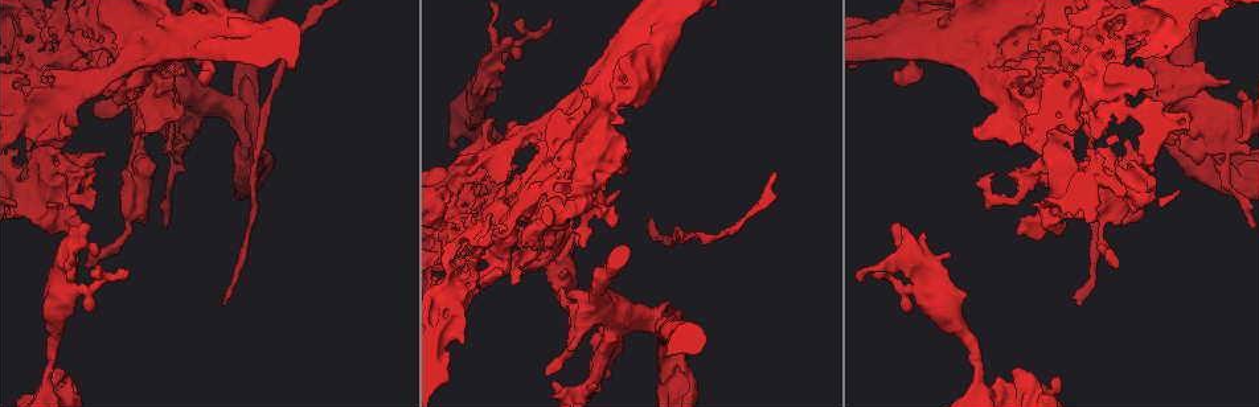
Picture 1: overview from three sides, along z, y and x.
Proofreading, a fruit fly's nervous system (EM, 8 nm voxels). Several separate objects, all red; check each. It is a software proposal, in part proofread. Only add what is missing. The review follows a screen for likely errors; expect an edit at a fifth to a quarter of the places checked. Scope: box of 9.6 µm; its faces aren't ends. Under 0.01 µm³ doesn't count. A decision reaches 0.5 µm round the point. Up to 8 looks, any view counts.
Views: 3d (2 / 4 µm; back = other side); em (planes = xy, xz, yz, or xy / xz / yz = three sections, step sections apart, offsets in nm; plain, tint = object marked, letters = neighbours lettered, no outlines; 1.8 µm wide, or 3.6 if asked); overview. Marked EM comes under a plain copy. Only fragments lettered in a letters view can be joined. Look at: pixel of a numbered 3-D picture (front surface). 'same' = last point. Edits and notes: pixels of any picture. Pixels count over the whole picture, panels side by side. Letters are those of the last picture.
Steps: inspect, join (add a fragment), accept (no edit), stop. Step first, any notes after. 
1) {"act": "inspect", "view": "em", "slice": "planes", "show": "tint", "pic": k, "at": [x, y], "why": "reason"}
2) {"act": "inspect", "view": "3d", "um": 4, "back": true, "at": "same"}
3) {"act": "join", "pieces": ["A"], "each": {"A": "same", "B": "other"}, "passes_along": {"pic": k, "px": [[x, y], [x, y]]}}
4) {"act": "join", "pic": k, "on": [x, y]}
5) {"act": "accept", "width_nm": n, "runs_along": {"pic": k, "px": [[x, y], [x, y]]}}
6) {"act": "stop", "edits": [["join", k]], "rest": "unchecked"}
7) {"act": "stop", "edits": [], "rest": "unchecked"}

{"act": "inspect", "view": "em", "slice": "xy", "step": 16, "show": "tint", "pic": 1, "at": [42, 120], "why": "sharp bend"}

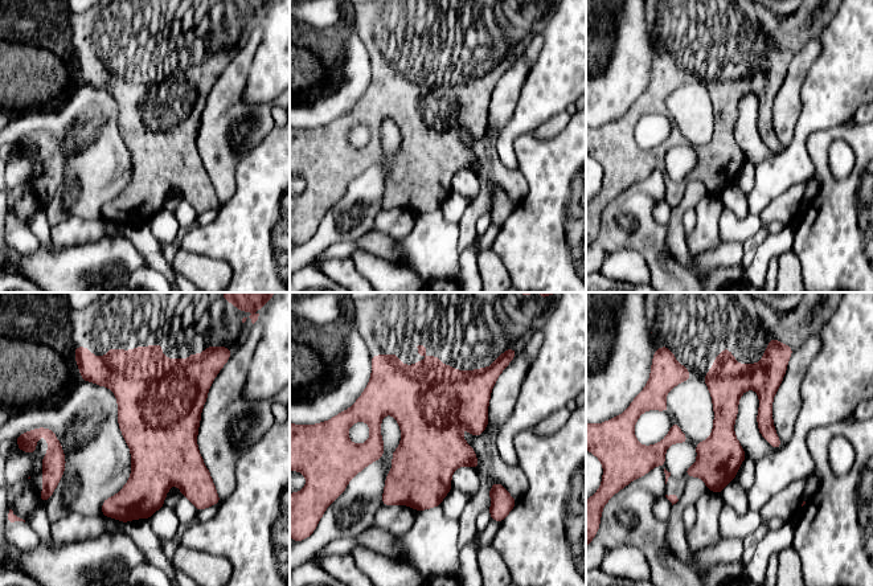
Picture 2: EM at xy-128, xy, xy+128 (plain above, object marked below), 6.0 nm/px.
{"act": "inspect", "view": "em", "slice": "xy", "step": 16, "show": "letters", "at": "same"}

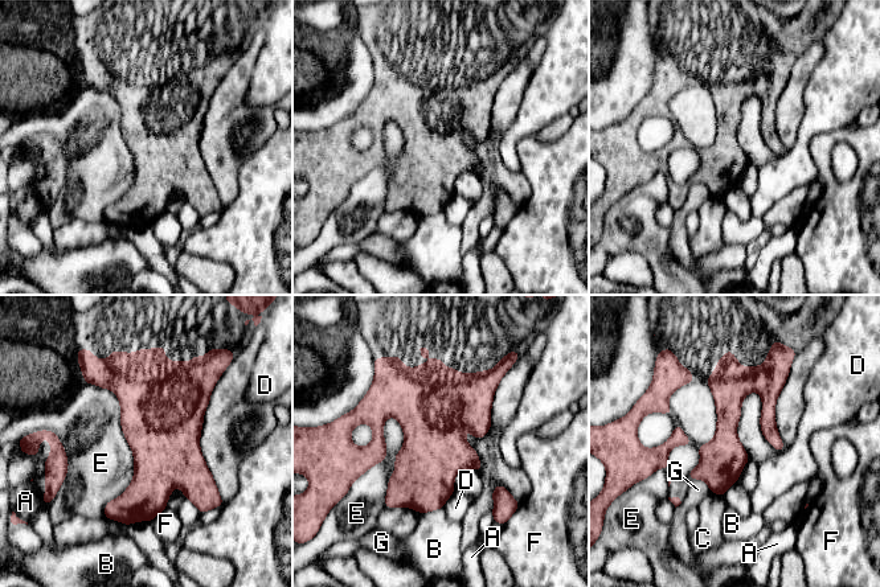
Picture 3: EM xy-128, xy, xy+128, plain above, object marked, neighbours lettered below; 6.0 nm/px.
{"act": "accept", "each": {"A": "other", "B": "other", "C": "other", "D": "other", "E": "other", "F": "other", "G": "other"}, "runs_along": {"pic": 3, "px": [[732, 366], [717, 491]]}, "found": "none of them fits"}

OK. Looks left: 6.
{"act": "inspect", "view": "3d", "um": 2, "pic": 1, "at": [93, 113], "why": "an open end"}

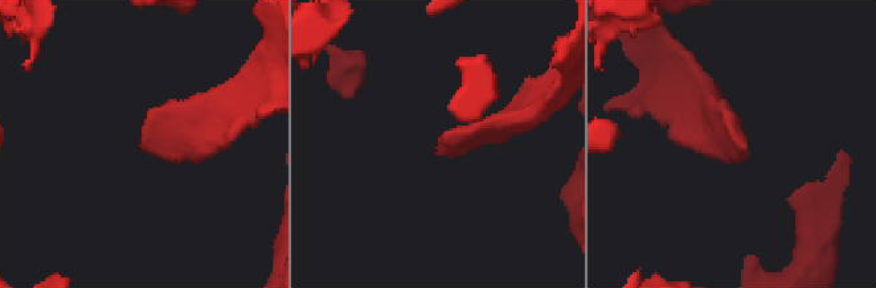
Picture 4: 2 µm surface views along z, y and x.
{"act": "inspect", "view": "em", "slice": "planes", "show": "letters", "pic": 4, "at": [143, 141], "why": "need the tissue"}

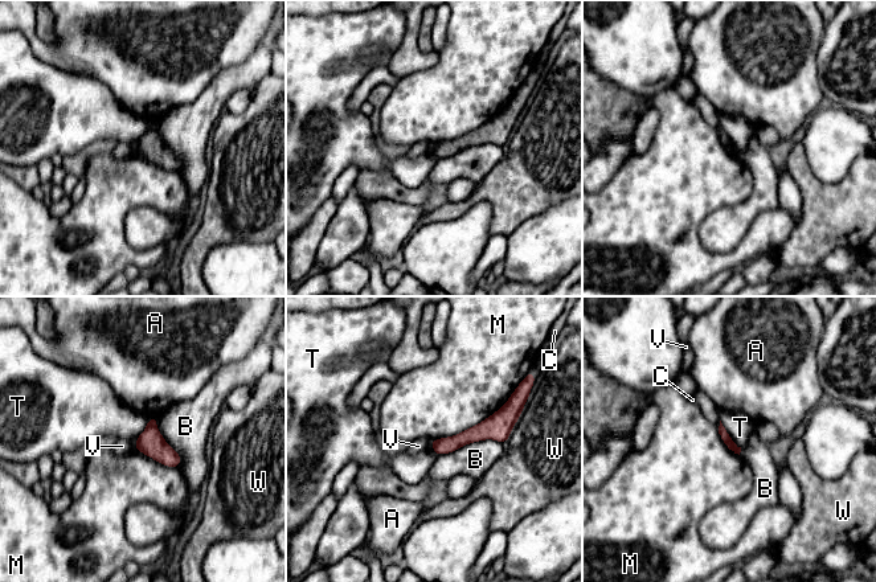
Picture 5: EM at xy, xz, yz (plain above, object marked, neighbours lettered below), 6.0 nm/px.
{"act": "accept", "each": {"A": "other", "B": "other", "C": "other", "M": "other", "T": "other", "V": "other", "W": "other"}, "runs_along": {"pic": 5, "px": [[508, 417], [459, 441], [434, 445]]}, "found": "no lettered fragment goes on from it"}

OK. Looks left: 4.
{"act": "inspect", "view": "em", "um": 3.6, "slice": "planes", "show": "tint", "pic": 1, "at": [134, 47], "why": "a narrow waist"}

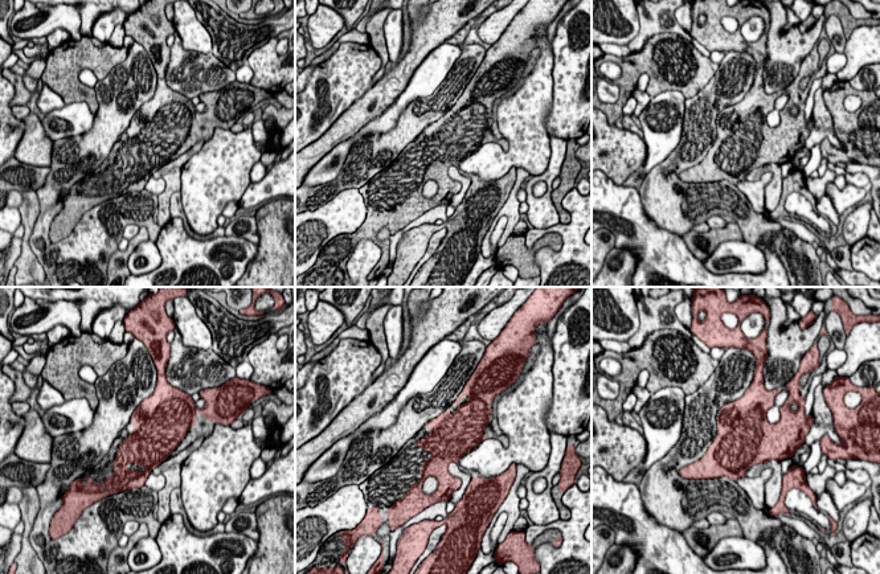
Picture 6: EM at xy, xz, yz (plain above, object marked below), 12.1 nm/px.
{"act": "inspect", "view": "em", "um": 3.6, "slice": "planes", "show": "letters", "at": "same"}

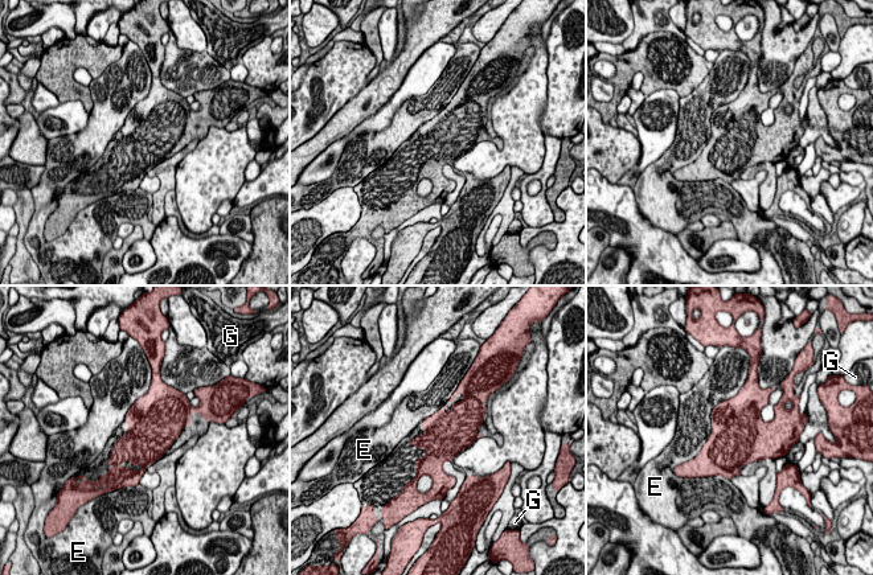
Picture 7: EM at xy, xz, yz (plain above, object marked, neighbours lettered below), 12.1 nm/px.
{"act": "accept", "width_nm": 550, "each": {"E": "other", "G": "other"}, "border": {"pic": 7, "px": [[741, 389], [713, 409], [710, 426]]}, "found": "none of them fits"}

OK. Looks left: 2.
{"act": "stop", "edits": [], "rest": "unchecked"}

